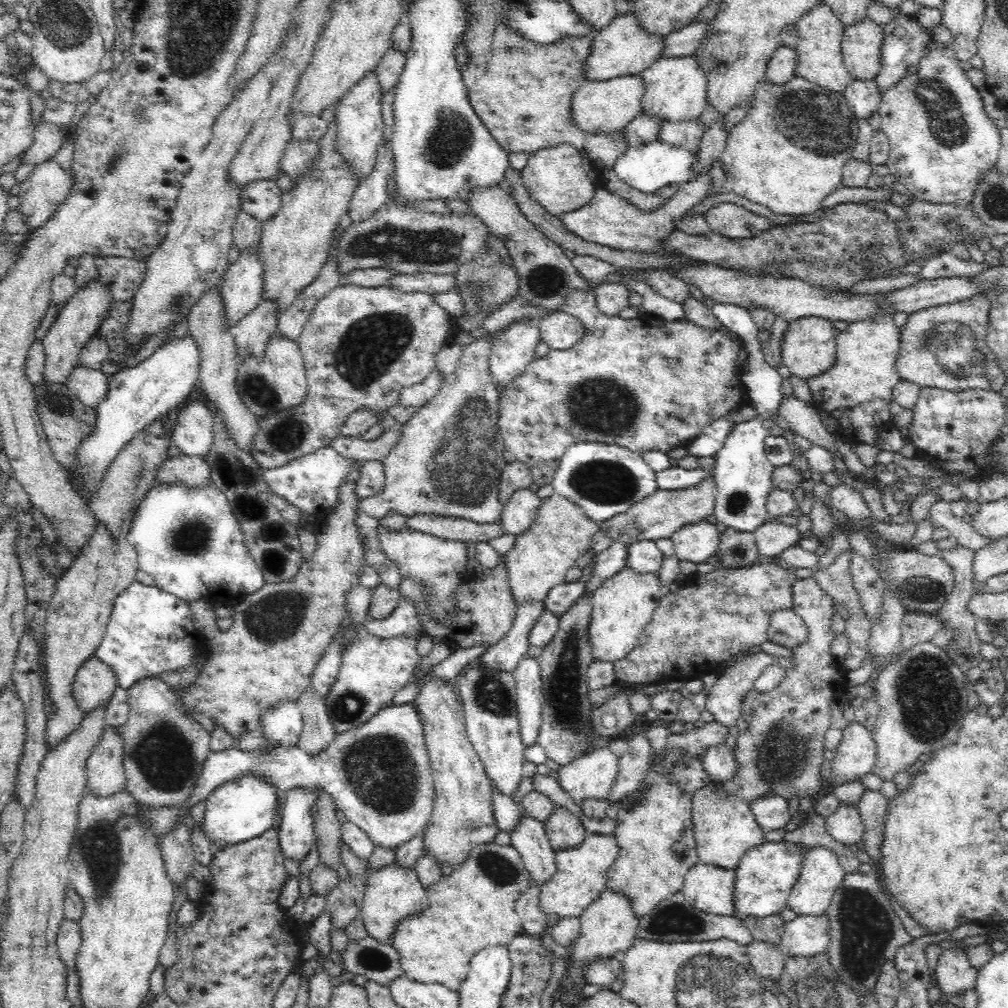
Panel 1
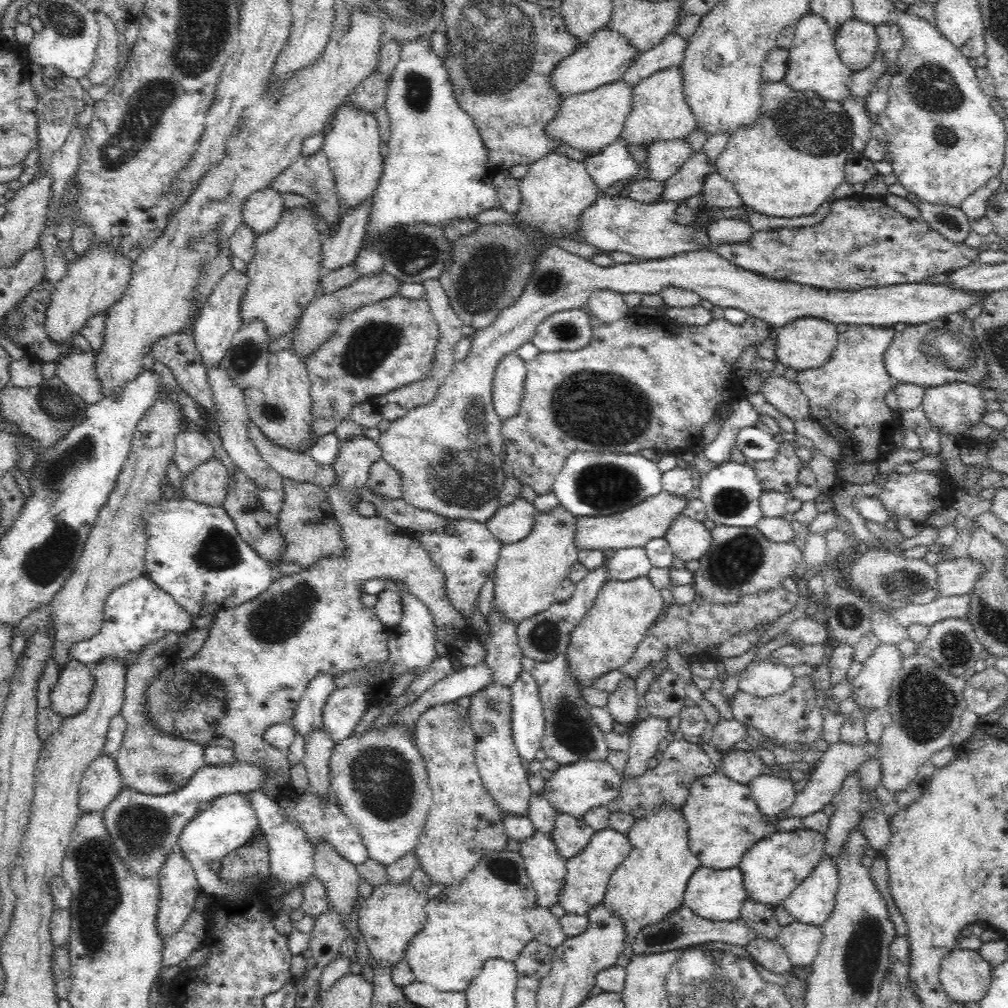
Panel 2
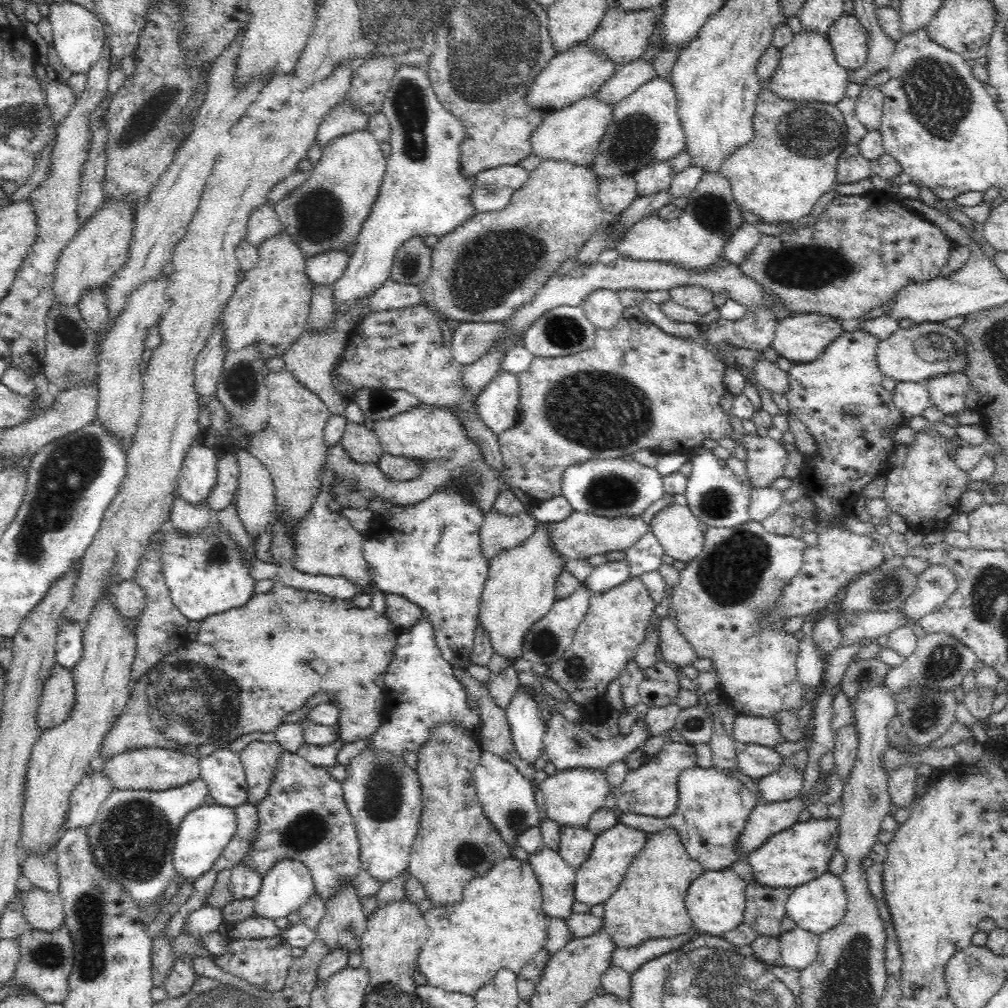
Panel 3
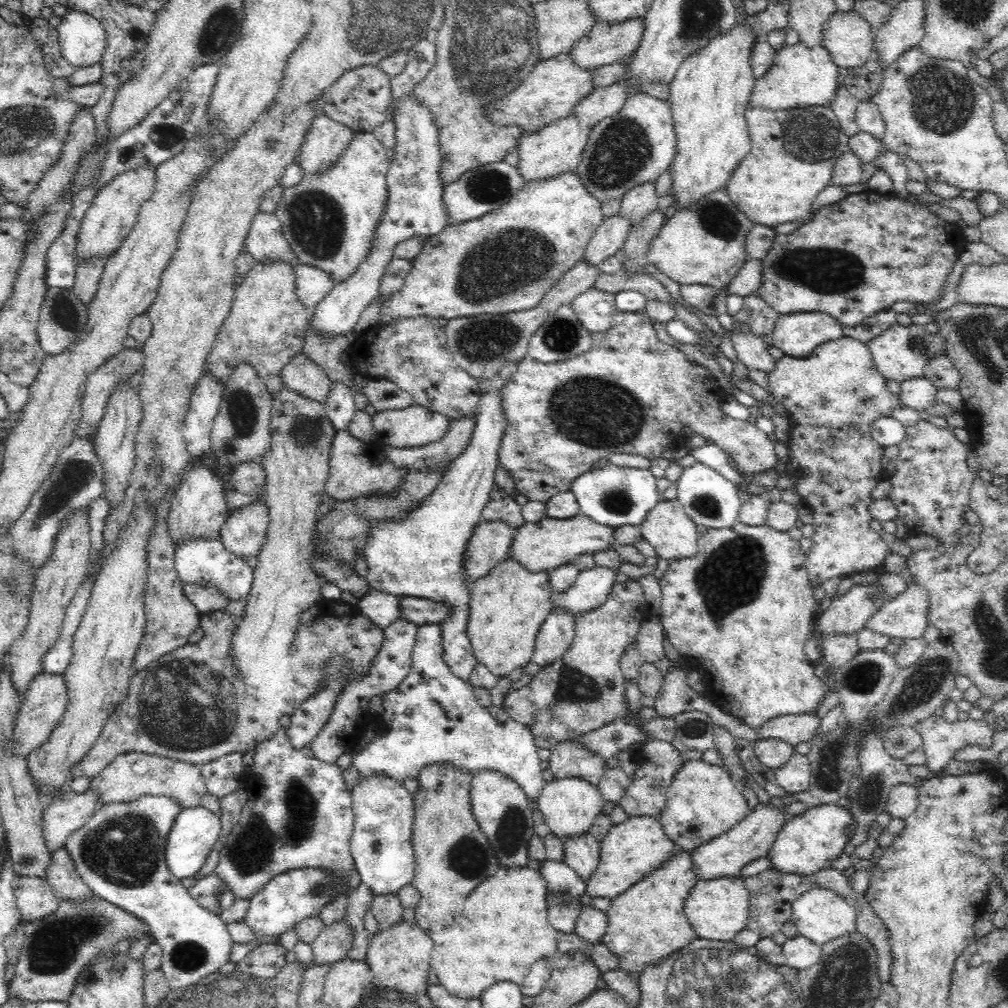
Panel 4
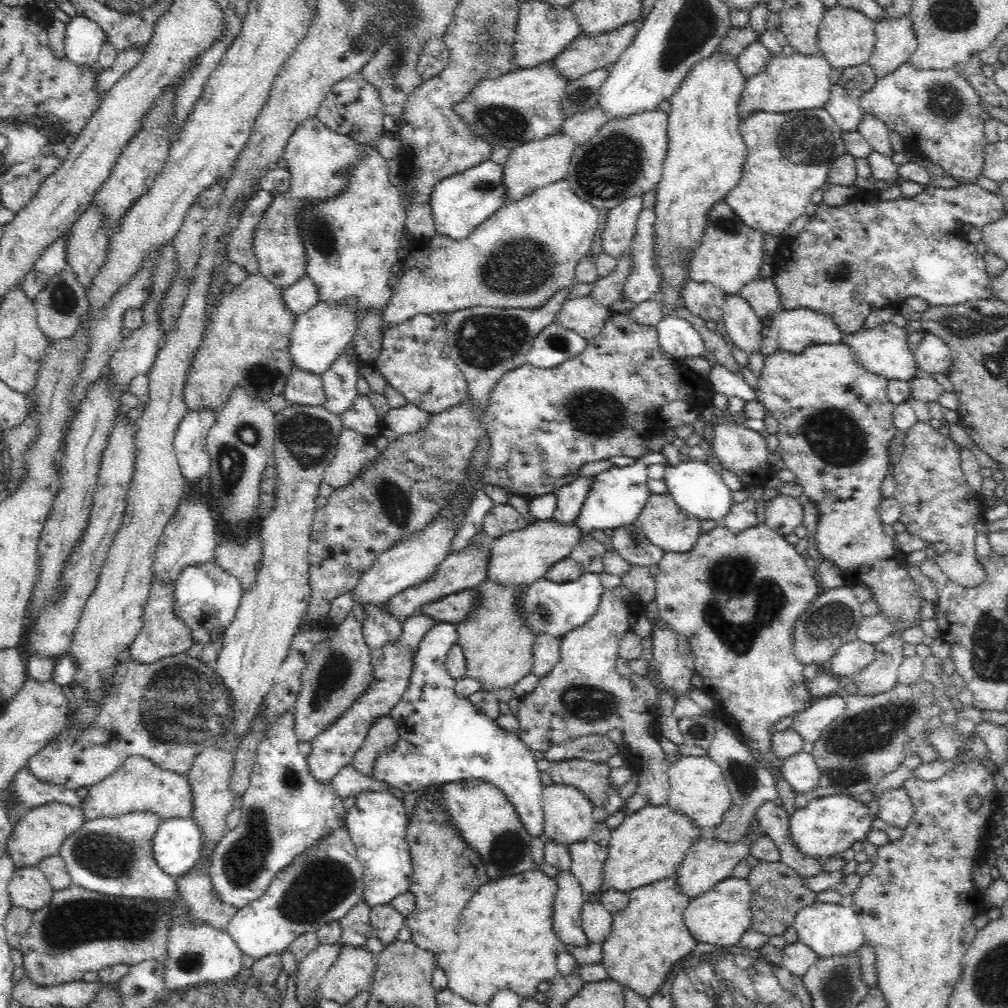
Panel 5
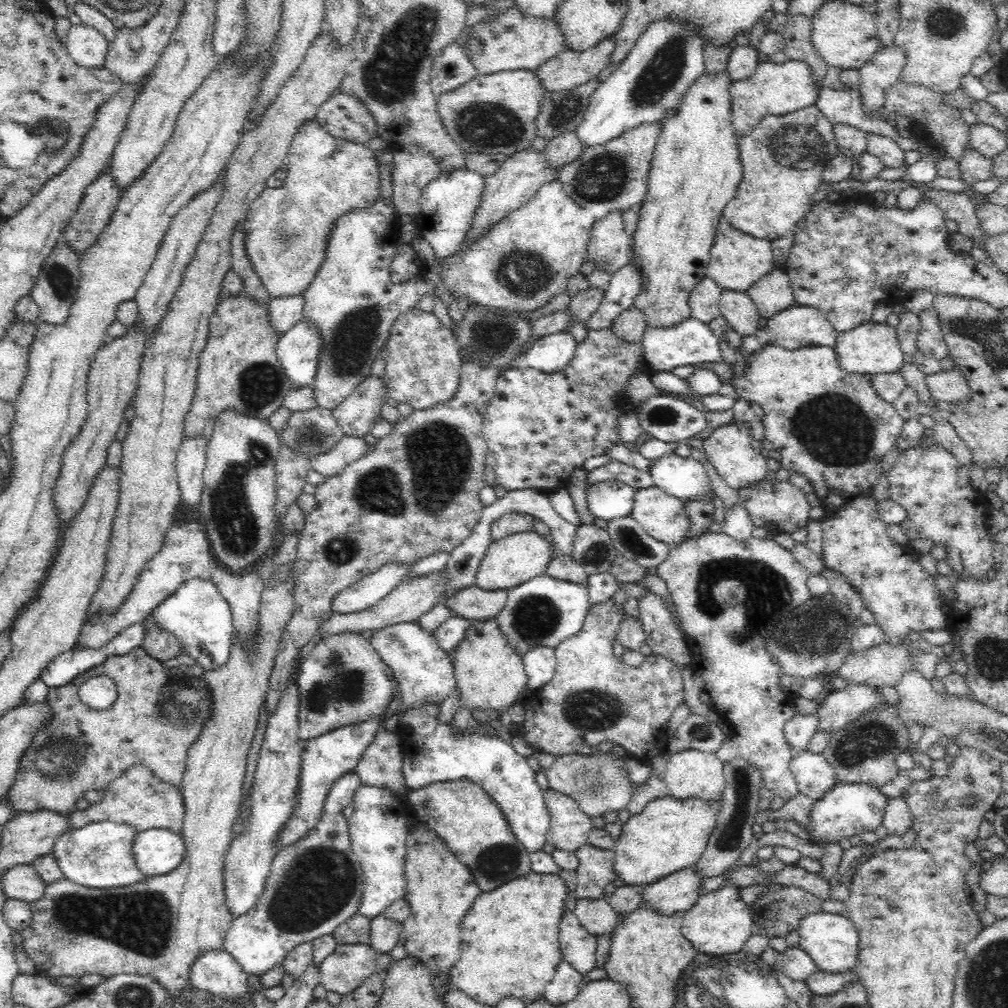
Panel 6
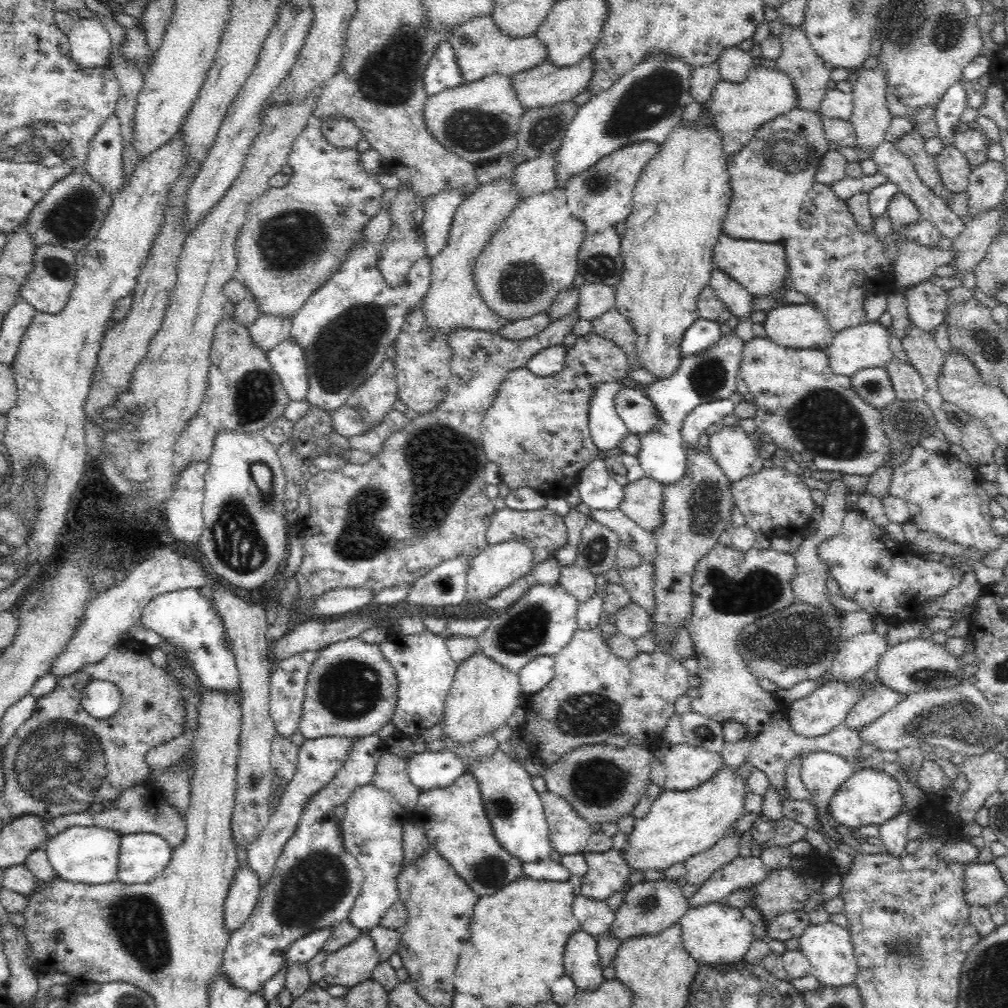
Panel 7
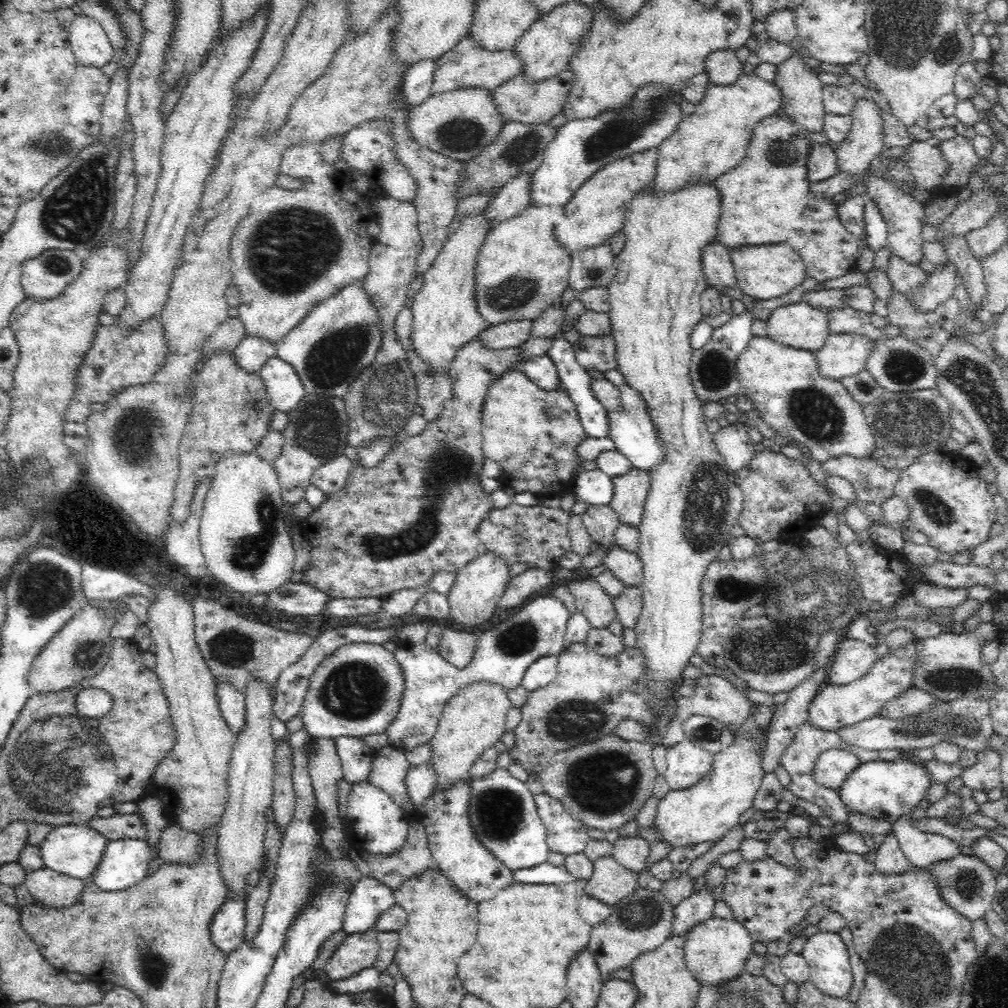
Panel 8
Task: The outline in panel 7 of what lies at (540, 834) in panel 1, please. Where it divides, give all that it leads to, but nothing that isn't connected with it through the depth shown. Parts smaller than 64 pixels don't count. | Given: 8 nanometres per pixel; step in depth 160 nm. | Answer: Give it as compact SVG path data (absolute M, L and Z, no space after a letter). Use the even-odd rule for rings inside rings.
M576 931L569 936L564 952L566 975L574 981L577 989L596 990L604 981L601 962L597 953L596 936L586 931Z

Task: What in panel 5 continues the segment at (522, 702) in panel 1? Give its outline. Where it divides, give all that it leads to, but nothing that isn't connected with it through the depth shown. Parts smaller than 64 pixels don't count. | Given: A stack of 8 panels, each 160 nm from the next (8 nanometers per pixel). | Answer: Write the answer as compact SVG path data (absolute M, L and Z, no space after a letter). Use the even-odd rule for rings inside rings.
M449 622L436 623L432 630L421 640L413 658L413 671L408 688L402 695L402 700L389 715L397 724L399 739L391 751L380 753L375 760L373 778L385 782L405 793L413 792L417 795L428 786L451 783L468 778L482 779L498 787L504 797L512 803L516 815L523 822L524 829L532 837L531 858L537 866L545 862L544 842L540 835L544 830L544 809L541 794L543 788L540 781L540 771L536 769L536 760L531 750L522 742L519 735L504 731L496 720L488 718L483 712L475 708L466 698L458 697L454 693L454 679L448 675L445 667L448 650L458 645L457 624Z

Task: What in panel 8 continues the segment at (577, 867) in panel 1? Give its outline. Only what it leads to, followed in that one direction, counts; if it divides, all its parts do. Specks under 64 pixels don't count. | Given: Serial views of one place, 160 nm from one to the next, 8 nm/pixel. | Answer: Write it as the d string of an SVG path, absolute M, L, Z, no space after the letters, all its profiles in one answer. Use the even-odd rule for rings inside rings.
M767 727L735 732L730 746L713 753L712 766L694 786L671 790L659 800L654 826L662 832L662 840L680 848L723 837L738 825L740 814L750 810L765 772L762 766L766 750Z

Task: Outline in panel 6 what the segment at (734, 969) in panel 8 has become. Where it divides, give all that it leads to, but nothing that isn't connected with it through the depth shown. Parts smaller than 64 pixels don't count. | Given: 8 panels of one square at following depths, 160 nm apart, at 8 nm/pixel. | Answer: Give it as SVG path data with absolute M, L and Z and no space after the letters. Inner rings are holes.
M734 886L720 887L716 891L700 894L696 904L685 912L681 933L698 953L708 956L742 952L744 944L754 932L750 908L740 899L739 889Z

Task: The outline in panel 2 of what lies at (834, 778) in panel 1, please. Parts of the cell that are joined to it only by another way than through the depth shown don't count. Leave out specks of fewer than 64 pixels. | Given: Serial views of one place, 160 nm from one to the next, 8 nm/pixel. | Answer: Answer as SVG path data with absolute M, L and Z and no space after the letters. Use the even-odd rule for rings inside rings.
M842 741L828 746L821 755L819 762L814 766L814 769L812 770L810 777L808 777L808 780L806 780L802 790L795 794L792 806L788 806L786 810L782 810L780 814L774 814L772 817L764 818L768 831L774 832L780 830L780 828L777 829L776 827L779 822L785 818L792 818L793 816L805 817L809 814L822 811L823 806L831 803L831 800L840 789L841 782L844 779L844 776L847 775L848 771L856 768L860 769L860 764L866 762L868 758L874 758L874 756L877 756L878 751L878 745L875 745L872 742L865 747L848 745L847 743L842 743Z

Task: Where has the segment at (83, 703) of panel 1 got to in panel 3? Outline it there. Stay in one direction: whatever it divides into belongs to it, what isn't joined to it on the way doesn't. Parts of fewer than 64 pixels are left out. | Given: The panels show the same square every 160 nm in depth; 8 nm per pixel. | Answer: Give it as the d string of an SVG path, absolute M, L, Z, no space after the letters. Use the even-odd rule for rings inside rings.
M55 664L40 694L36 722L40 732L64 723L74 704L74 680L71 669Z

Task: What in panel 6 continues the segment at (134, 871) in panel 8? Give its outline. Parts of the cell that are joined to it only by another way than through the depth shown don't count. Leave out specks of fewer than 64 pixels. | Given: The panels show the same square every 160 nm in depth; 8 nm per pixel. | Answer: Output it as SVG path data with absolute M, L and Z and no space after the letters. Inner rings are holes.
M164 827L138 832L132 843L134 862L144 878L168 874L185 854L182 834Z

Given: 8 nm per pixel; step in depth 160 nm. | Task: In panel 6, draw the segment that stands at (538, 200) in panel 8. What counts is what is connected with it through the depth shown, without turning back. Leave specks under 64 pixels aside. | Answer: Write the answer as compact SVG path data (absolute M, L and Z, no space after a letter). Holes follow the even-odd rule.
M670 19L652 22L618 68L593 92L583 122L574 130L578 143L586 150L644 124L658 122L662 126L672 117L668 110L680 106L692 83L703 74L703 38L698 31Z

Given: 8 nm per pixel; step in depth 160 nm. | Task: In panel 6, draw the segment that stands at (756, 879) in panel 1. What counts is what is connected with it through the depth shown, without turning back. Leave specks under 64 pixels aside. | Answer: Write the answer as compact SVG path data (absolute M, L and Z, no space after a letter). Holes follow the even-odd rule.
M839 781L832 790L828 791L824 798L815 801L809 815L809 834L811 842L818 840L829 840L838 842L840 838L850 838L854 834L860 834L864 831L873 831L881 825L885 814L885 806L889 797L882 791L881 787L869 783L843 783Z

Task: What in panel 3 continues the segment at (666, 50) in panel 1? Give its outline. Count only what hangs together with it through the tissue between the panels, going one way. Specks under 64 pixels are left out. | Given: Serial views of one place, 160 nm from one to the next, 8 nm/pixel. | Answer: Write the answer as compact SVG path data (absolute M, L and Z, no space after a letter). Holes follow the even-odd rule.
M638 58L634 62L618 66L618 70L604 82L603 86L600 86L600 90L594 96L614 109L650 78L652 78L652 62L648 63Z

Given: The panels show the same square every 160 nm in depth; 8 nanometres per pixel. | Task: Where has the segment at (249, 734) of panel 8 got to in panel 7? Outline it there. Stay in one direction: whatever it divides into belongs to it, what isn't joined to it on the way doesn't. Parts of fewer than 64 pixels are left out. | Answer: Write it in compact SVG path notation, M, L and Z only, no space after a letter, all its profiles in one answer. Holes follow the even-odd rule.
M214 588L214 603L222 616L223 624L232 643L235 663L239 670L241 686L242 720L238 754L236 754L236 788L232 806L231 826L234 843L247 852L253 842L263 833L271 812L268 809L272 792L273 777L270 767L271 742L277 730L270 715L270 691L272 665L268 658L269 648L266 639L268 624L262 604L250 604L238 598L228 588Z

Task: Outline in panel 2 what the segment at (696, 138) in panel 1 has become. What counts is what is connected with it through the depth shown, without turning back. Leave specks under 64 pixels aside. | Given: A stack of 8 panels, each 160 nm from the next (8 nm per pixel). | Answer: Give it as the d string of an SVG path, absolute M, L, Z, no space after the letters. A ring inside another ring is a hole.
M685 139L652 143L647 148L648 179L666 182L688 162L691 155L693 152Z

